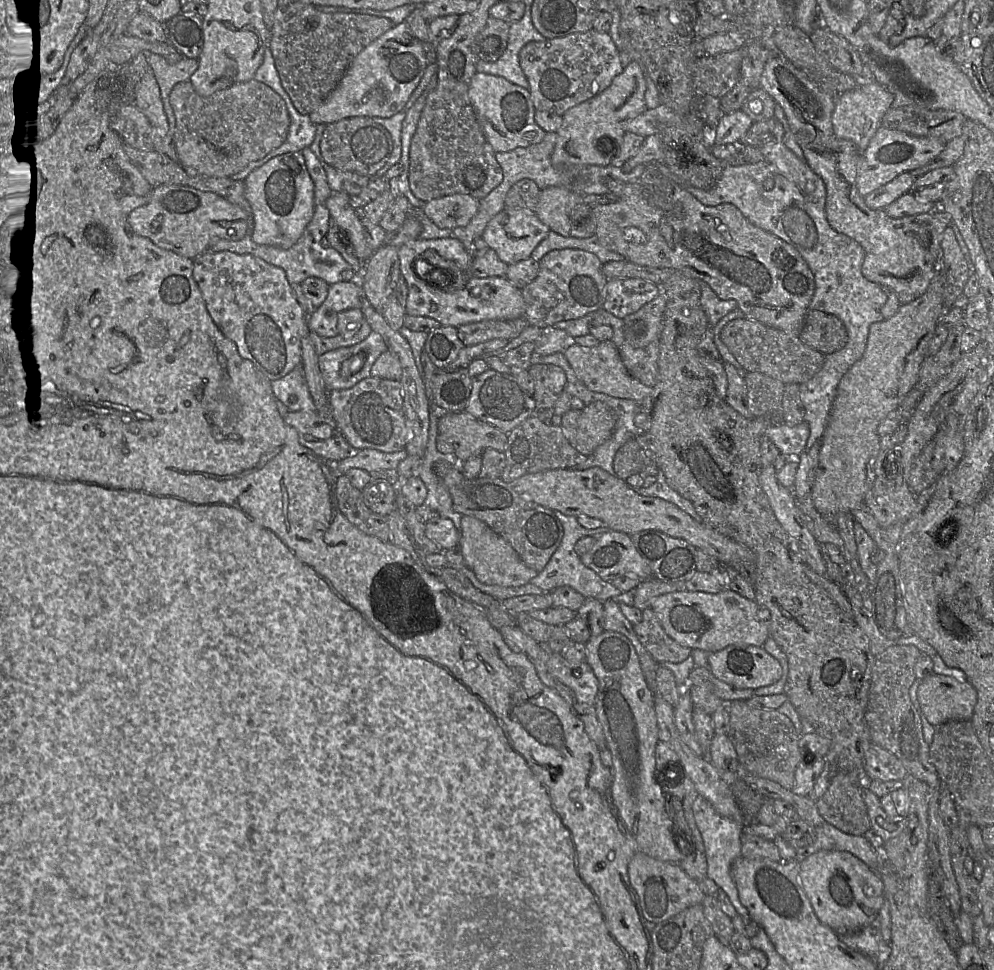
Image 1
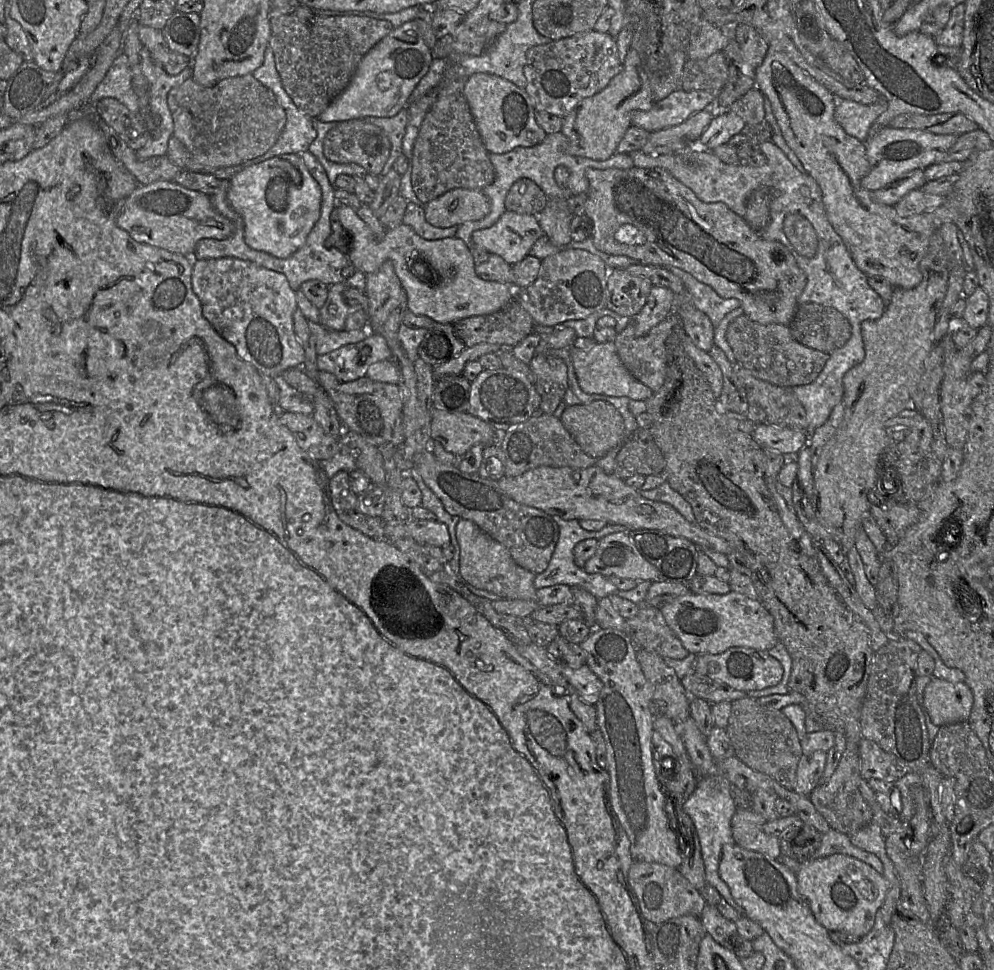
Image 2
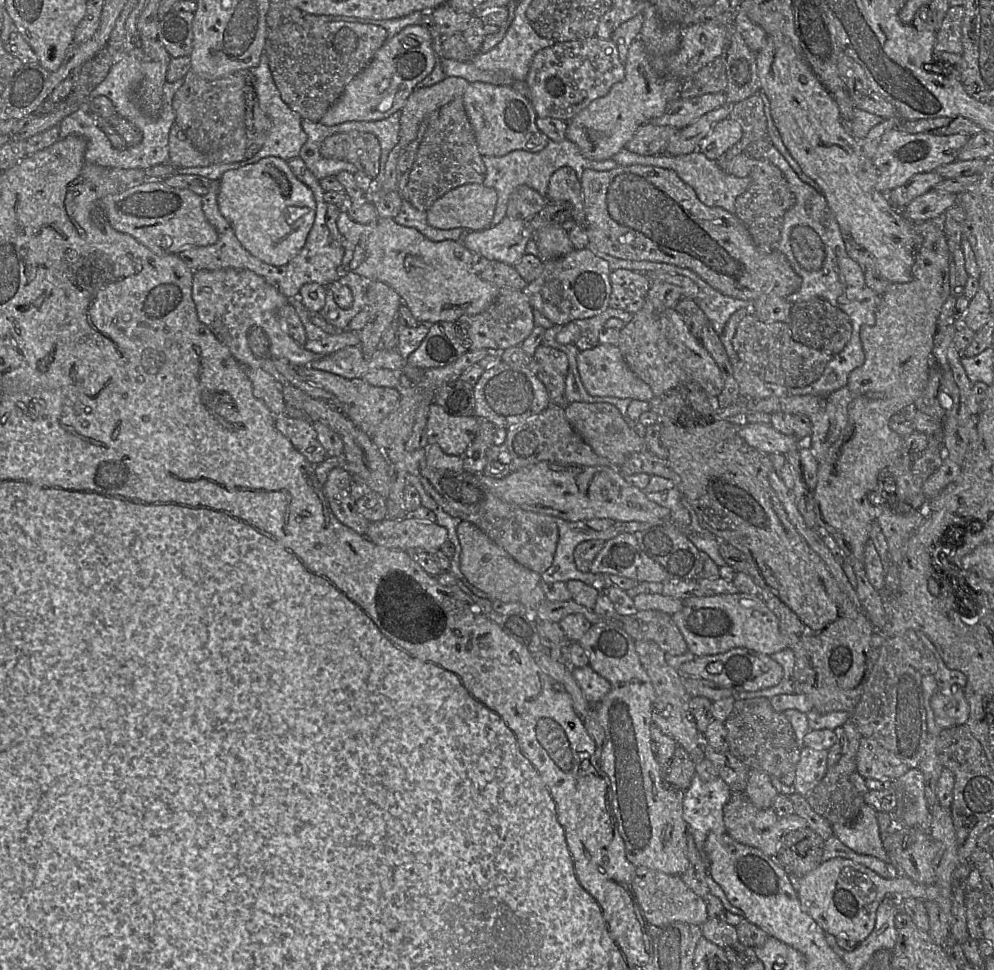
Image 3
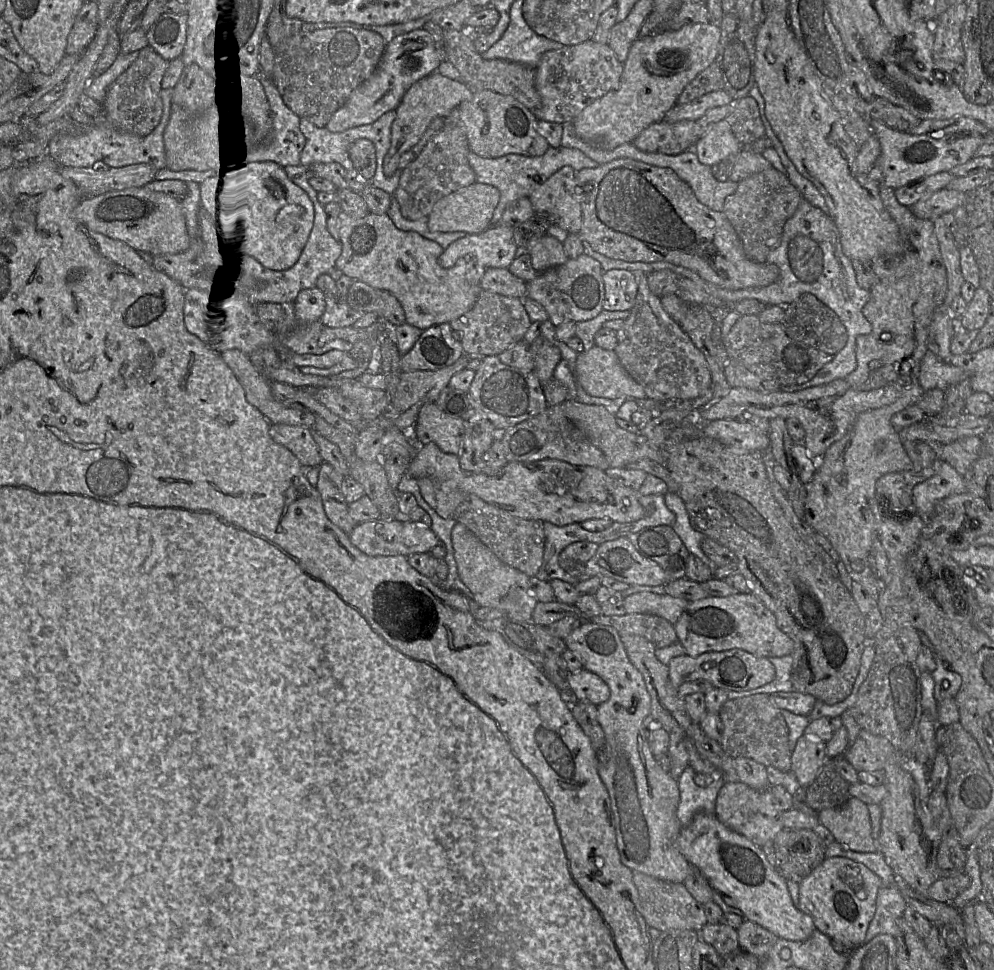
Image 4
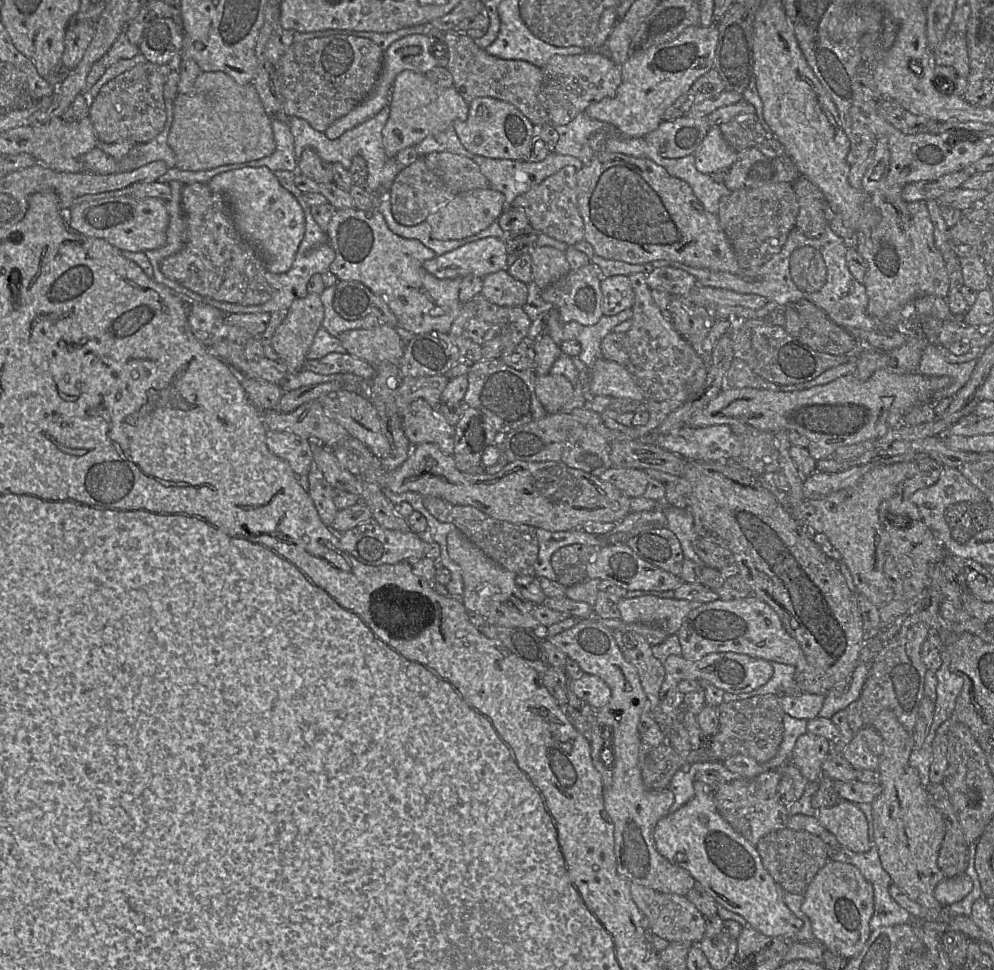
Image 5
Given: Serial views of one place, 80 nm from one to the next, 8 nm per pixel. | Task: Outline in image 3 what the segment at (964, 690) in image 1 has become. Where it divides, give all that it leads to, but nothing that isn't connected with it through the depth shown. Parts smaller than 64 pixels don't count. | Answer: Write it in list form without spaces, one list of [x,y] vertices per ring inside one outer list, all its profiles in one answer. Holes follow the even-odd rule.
[[[957,685],[951,688],[952,694],[944,695],[936,691],[930,700],[935,722],[941,729],[966,724],[969,717],[969,704],[964,689]]]

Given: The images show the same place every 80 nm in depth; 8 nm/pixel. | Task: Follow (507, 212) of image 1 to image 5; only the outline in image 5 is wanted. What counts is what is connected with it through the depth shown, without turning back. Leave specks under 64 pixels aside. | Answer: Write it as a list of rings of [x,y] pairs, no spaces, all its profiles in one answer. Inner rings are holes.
[[[490,236],[426,260],[423,267],[438,279],[462,279],[469,274],[483,278],[506,270],[507,258],[504,241]]]

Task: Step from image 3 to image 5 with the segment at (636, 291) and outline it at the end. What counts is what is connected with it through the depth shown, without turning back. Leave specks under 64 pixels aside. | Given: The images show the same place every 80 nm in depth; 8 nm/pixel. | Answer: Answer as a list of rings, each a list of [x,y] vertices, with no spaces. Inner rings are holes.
[[[628,276],[602,277],[600,288],[602,292],[601,309],[603,315],[612,316],[631,308],[634,293]]]

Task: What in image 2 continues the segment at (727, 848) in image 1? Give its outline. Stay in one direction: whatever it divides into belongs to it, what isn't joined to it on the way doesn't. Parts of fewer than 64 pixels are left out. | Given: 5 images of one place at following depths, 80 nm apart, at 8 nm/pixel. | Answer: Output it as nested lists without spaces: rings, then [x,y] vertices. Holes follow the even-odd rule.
[[[716,771],[709,775],[701,775],[694,792],[683,803],[682,808],[691,818],[699,838],[706,882],[714,887],[739,914],[745,915],[744,909],[735,902],[728,885],[721,879],[718,871],[723,846],[735,843],[732,836],[731,820],[737,806],[730,792],[730,783]]]

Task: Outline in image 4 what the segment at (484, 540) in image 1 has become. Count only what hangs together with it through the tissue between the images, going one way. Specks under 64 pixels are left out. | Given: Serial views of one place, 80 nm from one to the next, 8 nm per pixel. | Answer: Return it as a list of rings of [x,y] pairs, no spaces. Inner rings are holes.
[[[456,523],[451,534],[458,574],[472,594],[472,600],[484,607],[496,608],[519,621],[532,621],[533,610],[538,603],[529,594],[530,577],[502,562],[465,525]]]

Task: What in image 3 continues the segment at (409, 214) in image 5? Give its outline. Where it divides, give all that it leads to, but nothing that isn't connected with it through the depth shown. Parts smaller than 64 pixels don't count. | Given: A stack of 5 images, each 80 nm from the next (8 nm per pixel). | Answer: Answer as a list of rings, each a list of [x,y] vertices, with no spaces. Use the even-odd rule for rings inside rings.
[[[457,97],[439,109],[439,116],[431,122],[418,147],[402,199],[426,212],[448,191],[466,184],[483,184],[486,167],[467,117],[463,97]]]

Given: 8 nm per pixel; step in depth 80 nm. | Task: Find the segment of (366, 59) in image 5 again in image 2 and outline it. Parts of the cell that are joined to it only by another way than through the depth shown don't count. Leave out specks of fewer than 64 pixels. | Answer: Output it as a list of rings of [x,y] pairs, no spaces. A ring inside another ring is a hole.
[[[298,3],[286,11],[270,12],[270,27],[269,47],[274,55],[275,67],[282,87],[297,109],[313,120],[346,88],[358,64],[368,51],[394,29],[390,22],[370,17],[322,17],[309,7]]]

